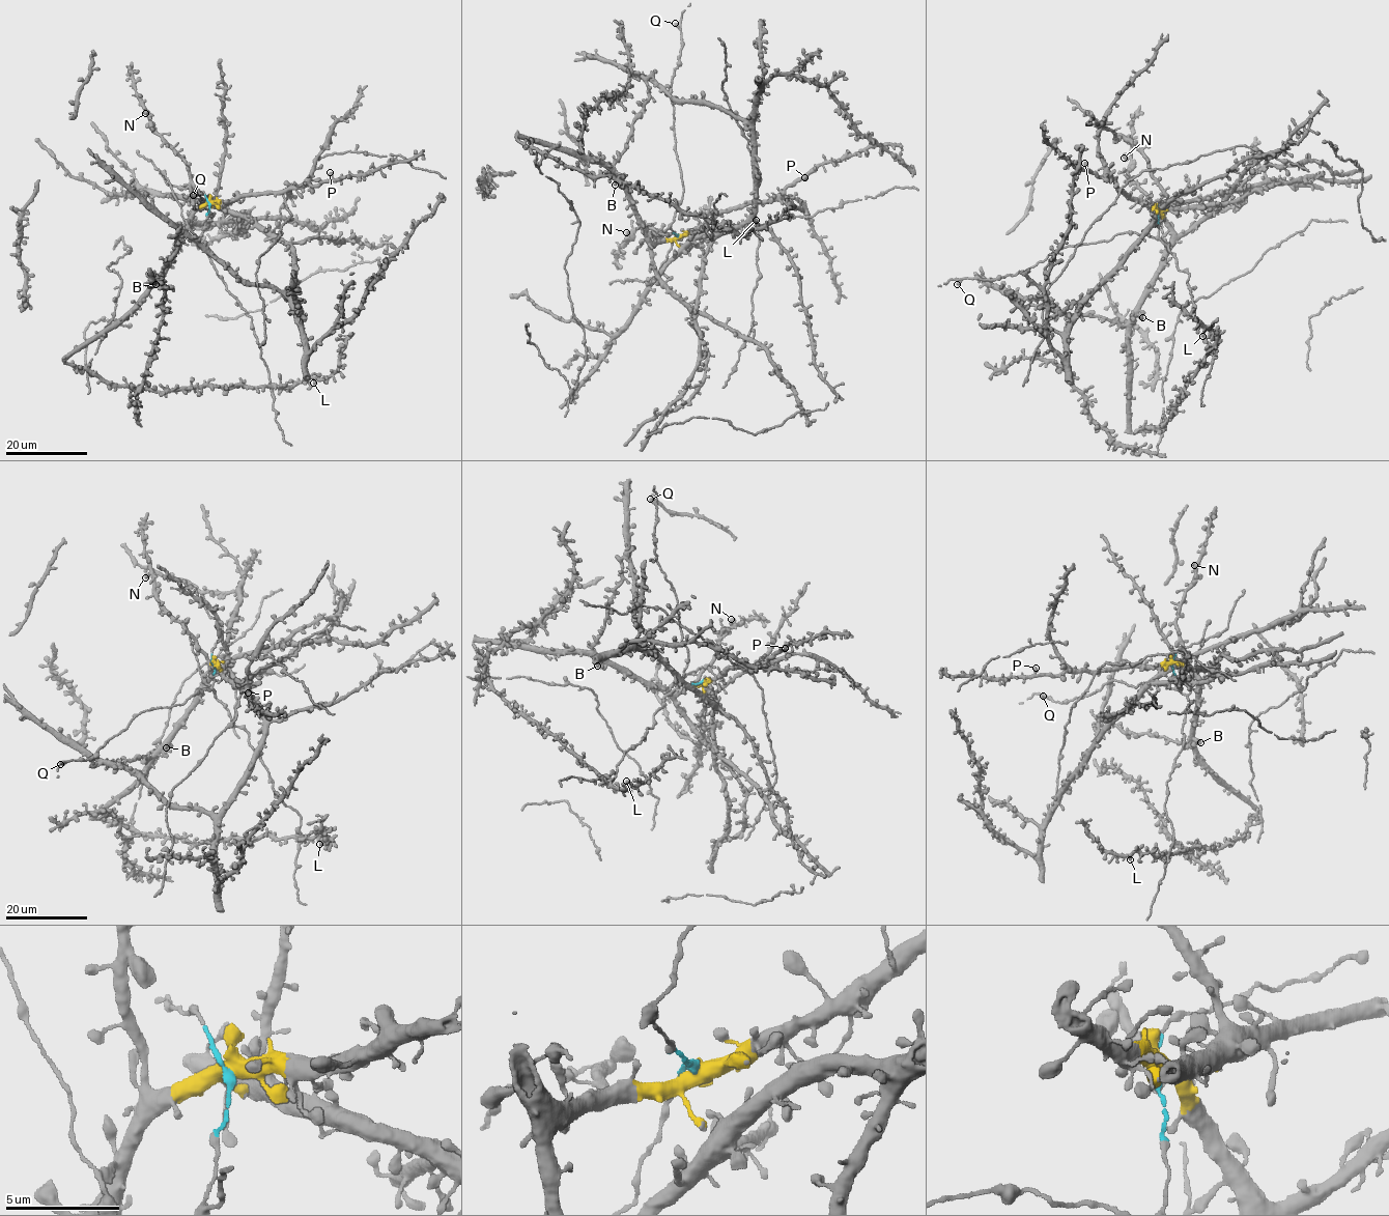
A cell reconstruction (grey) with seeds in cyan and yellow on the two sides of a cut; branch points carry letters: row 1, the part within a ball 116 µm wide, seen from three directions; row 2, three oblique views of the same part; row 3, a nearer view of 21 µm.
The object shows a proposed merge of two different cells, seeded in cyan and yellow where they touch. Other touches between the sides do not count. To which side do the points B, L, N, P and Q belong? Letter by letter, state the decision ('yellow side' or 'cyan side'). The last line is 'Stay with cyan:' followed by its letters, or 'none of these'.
B: yellow side
L: yellow side
N: yellow side
P: yellow side
Q: cyan side
Stay with cyan: Q

